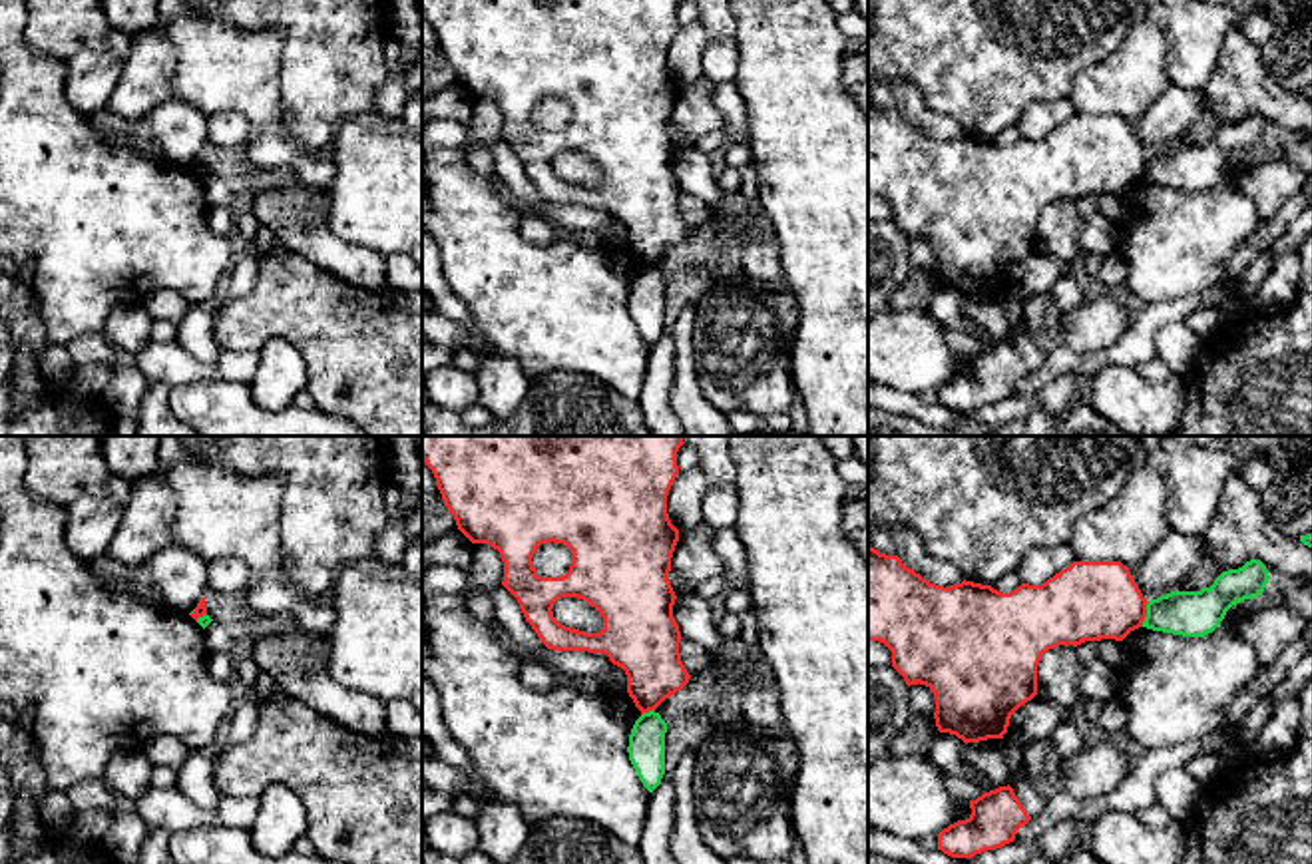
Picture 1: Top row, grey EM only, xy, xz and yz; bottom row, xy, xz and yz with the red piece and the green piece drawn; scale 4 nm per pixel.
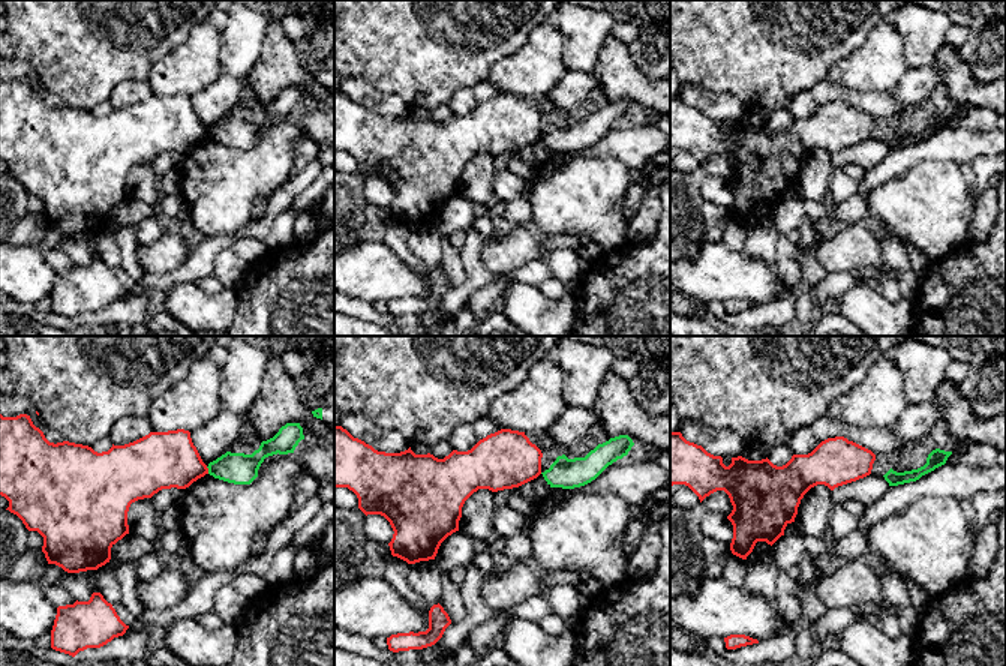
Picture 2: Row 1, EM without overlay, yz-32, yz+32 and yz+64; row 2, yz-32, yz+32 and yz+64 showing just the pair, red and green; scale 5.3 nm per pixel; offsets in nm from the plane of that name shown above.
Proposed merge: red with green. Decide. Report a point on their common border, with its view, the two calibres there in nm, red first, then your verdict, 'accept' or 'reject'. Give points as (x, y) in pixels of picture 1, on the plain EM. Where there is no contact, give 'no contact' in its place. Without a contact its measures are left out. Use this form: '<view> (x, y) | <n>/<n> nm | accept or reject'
yz (1145, 168) | 320/190 nm | reject

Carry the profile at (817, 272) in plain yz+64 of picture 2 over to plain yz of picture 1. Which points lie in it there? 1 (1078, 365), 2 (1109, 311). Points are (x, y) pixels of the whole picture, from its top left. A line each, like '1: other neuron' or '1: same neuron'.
1: same neuron
2: other neuron

